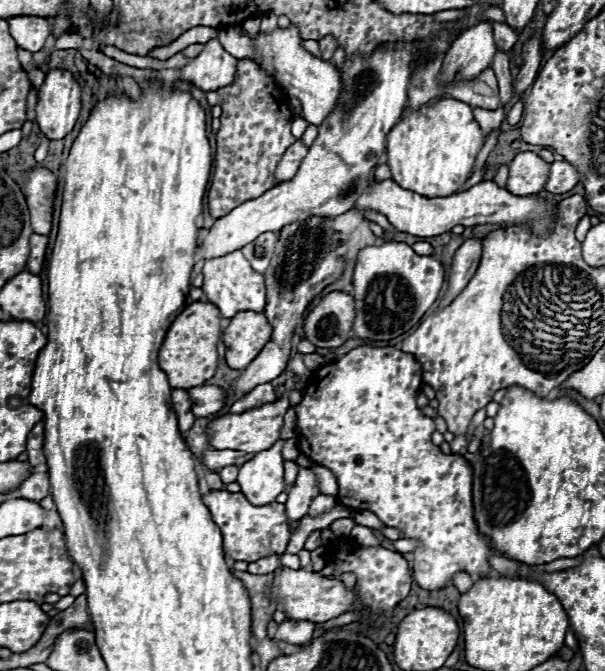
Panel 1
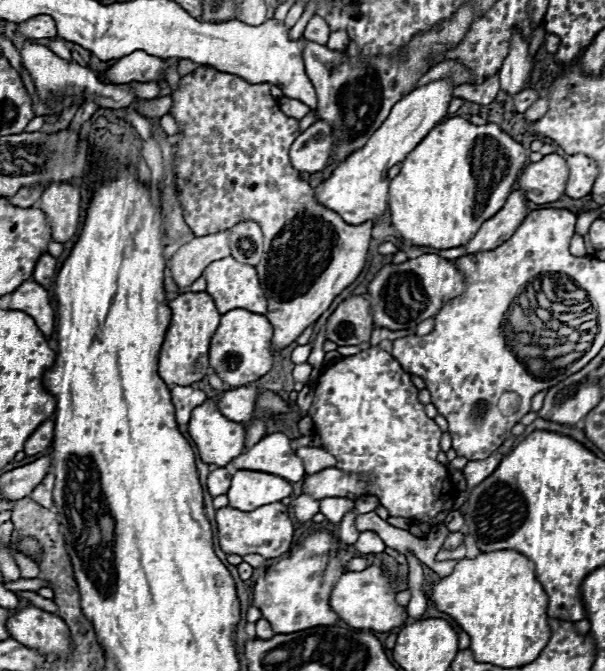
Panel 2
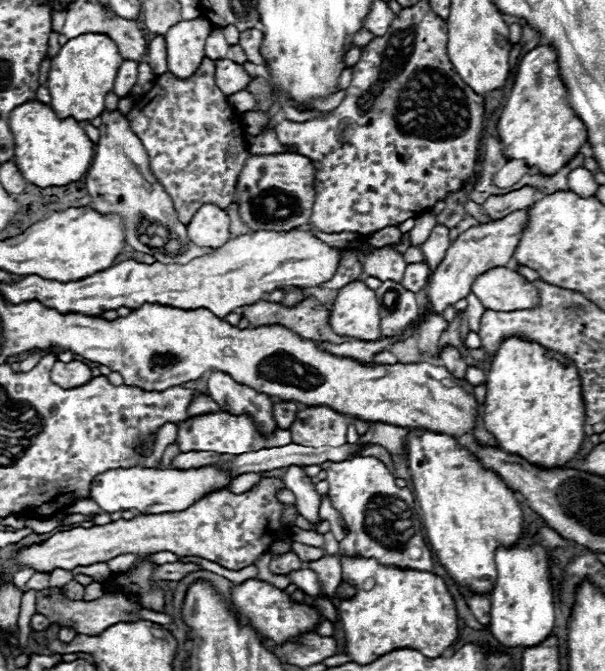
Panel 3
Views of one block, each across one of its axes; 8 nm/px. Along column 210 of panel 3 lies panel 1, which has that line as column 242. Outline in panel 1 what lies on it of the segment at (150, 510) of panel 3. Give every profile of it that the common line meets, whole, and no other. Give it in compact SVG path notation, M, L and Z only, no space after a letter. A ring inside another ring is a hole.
M278 440L270 450L258 452L252 460L240 466L238 484L242 494L256 506L274 502L276 496L286 490L282 444L284 440Z

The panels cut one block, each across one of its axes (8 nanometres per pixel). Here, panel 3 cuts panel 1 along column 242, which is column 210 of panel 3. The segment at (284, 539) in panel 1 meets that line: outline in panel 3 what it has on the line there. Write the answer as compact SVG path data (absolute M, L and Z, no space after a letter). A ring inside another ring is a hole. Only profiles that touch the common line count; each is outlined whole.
M264 478L256 488L244 494L232 494L228 490L214 492L182 512L138 514L132 520L120 518L104 526L58 532L38 546L24 548L18 554L18 564L34 568L36 572L52 572L54 568L72 570L76 566L108 562L118 554L154 554L168 550L178 556L198 556L230 570L242 570L254 564L258 554L268 550L272 542L284 534L280 526L284 504L276 500L278 488L284 488L280 478Z

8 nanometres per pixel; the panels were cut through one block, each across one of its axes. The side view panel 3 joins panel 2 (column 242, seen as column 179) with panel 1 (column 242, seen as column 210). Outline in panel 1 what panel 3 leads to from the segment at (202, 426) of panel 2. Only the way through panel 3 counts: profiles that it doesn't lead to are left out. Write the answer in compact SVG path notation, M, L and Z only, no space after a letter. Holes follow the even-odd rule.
M276 400L276 402L256 406L252 410L246 410L242 414L226 414L222 418L212 420L208 426L210 446L216 450L240 450L246 454L256 454L260 450L268 450L274 442L280 440L282 418L284 418L288 406L290 404L286 400Z

